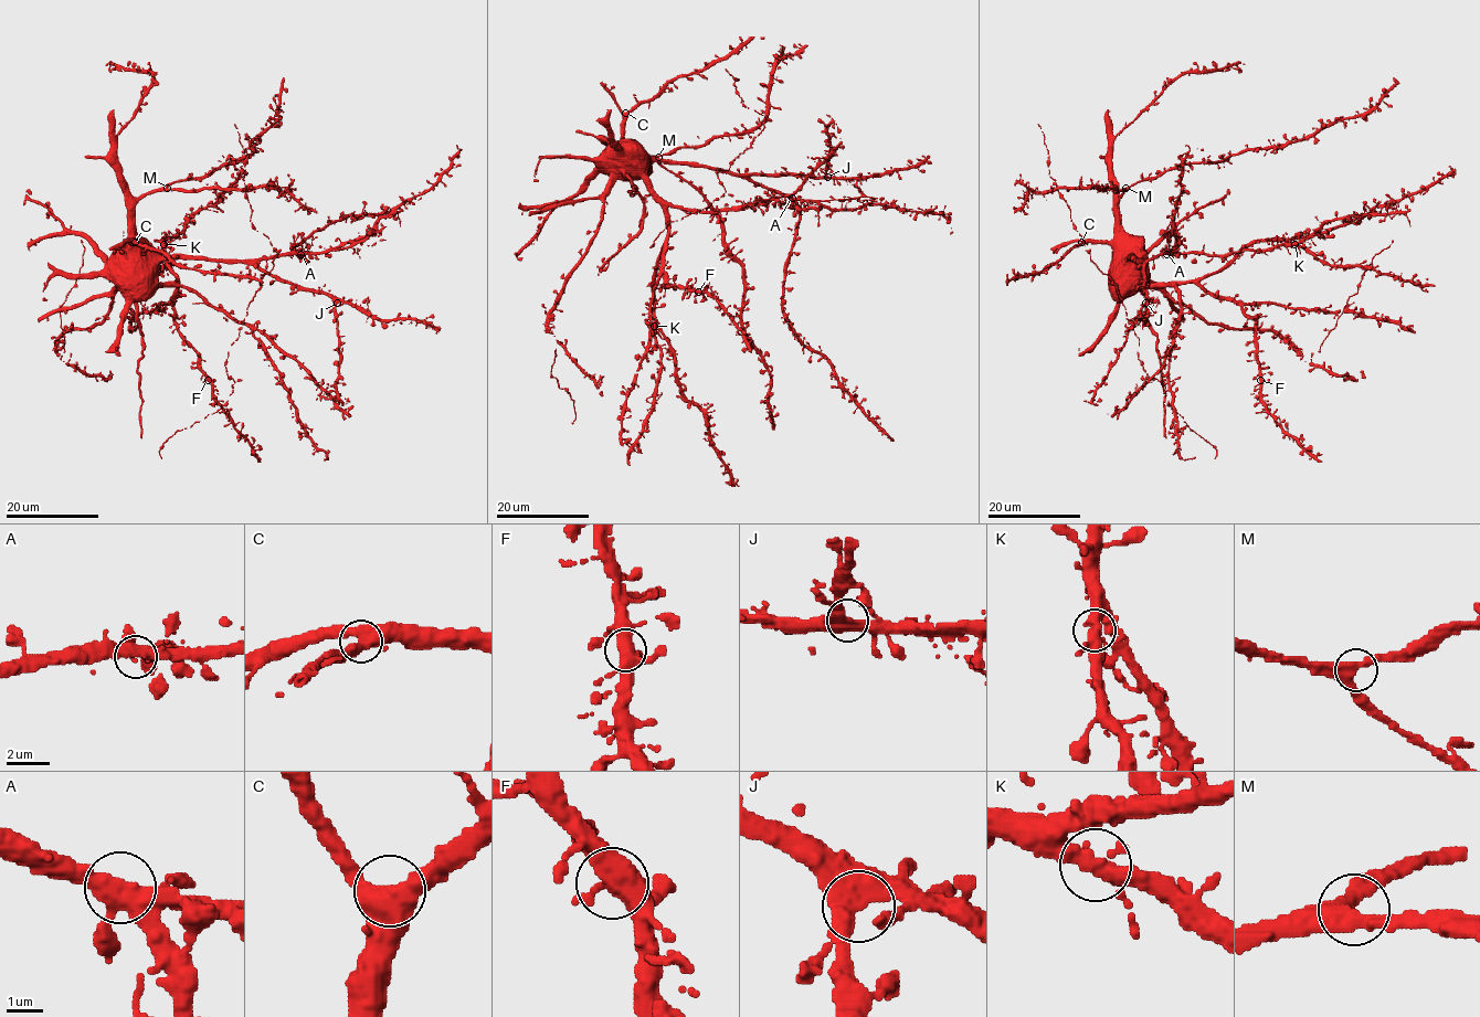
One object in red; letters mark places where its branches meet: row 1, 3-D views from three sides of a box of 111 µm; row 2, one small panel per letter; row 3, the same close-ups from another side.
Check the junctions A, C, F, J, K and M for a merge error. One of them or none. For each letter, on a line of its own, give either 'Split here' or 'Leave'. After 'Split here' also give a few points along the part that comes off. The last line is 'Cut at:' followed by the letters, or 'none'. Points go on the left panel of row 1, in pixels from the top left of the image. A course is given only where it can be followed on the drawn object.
A: Leave
C: Leave
F: Leave
J: Leave
K: Leave
M: Leave
Cut at: none

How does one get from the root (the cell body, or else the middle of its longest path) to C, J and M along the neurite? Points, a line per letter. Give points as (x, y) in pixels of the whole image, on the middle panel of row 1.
C: (622, 148), (620, 142), (624, 137), (625, 113)
J: (622, 148), (621, 145), (630, 145), (659, 159), (697, 162), (738, 175), (827, 177)
M: (622, 148), (621, 145), (625, 142), (625, 147), (632, 150), (658, 157)

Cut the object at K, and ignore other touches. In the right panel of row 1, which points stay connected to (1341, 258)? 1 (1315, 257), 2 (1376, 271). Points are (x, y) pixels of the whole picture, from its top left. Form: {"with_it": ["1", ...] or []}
{"with_it": ["1", "2"]}

